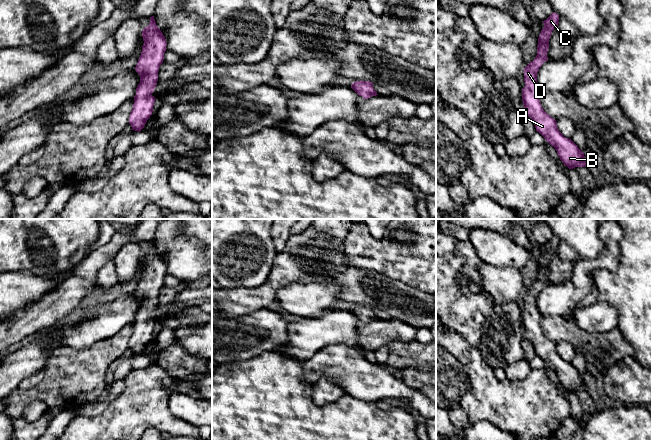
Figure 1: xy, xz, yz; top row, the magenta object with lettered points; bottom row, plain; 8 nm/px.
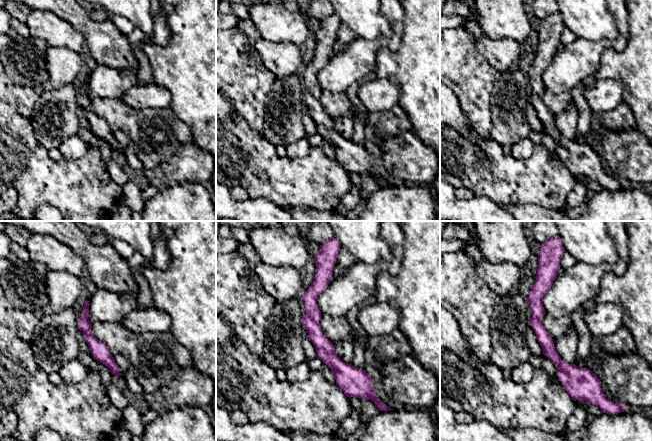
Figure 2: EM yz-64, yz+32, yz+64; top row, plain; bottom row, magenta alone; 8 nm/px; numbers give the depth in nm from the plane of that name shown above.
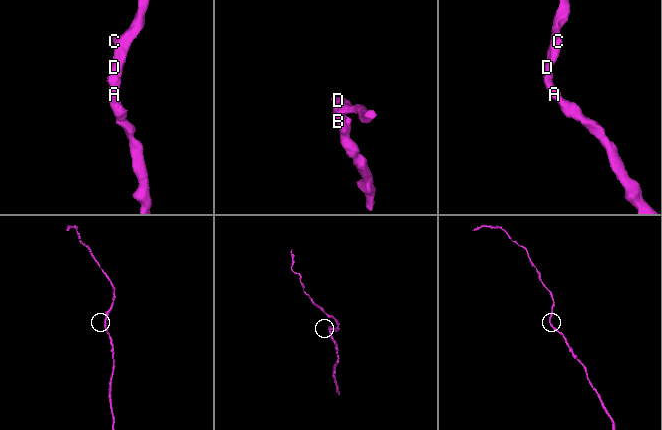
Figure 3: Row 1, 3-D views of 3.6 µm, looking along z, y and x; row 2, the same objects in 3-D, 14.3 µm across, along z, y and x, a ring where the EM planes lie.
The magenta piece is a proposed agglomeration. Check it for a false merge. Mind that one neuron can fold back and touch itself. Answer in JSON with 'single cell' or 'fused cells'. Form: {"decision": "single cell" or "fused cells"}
{"decision": "single cell"}

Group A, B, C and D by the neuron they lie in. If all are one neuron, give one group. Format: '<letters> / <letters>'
A B C D

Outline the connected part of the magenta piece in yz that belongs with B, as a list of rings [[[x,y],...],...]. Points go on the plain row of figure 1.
[[[553,236],[542,245],[544,251],[538,262],[537,279],[524,294],[525,311],[522,313],[522,325],[527,339],[532,343],[536,355],[552,369],[560,384],[569,393],[586,391],[584,377],[569,362],[563,360],[557,351],[557,346],[547,338],[540,327],[541,314],[537,308],[537,297],[544,286],[548,284],[549,263],[552,255],[558,251],[559,239]]]

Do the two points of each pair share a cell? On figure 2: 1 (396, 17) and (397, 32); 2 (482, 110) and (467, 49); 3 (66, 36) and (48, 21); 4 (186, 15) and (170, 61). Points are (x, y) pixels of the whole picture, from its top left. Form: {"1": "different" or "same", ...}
{"1": "same", "2": "same", "3": "same", "4": "same"}

